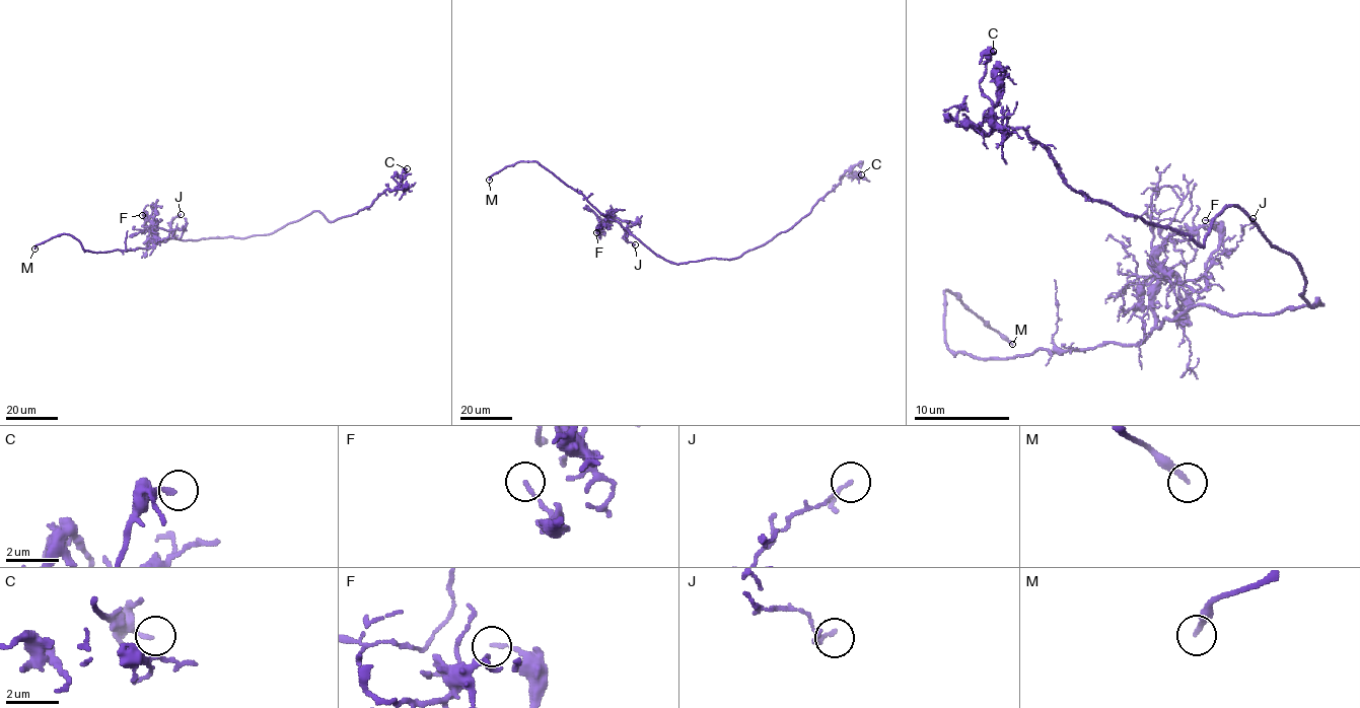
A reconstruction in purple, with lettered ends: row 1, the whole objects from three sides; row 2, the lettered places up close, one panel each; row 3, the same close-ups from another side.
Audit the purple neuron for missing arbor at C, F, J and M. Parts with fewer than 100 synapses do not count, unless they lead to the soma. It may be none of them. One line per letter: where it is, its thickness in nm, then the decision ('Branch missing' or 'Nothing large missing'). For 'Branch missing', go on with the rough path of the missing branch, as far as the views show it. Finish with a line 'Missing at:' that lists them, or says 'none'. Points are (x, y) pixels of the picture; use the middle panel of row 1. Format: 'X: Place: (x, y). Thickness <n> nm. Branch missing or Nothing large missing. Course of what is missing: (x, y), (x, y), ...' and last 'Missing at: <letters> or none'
C: Place: (861, 174). Thickness 140 nm. Nothing large missing
F: Place: (596, 232). Thickness 110 nm. Nothing large missing
J: Place: (635, 244). Thickness 100 nm. Nothing large missing
M: Place: (489, 180). Thickness 240 nm. Branch missing
Missing at: M

